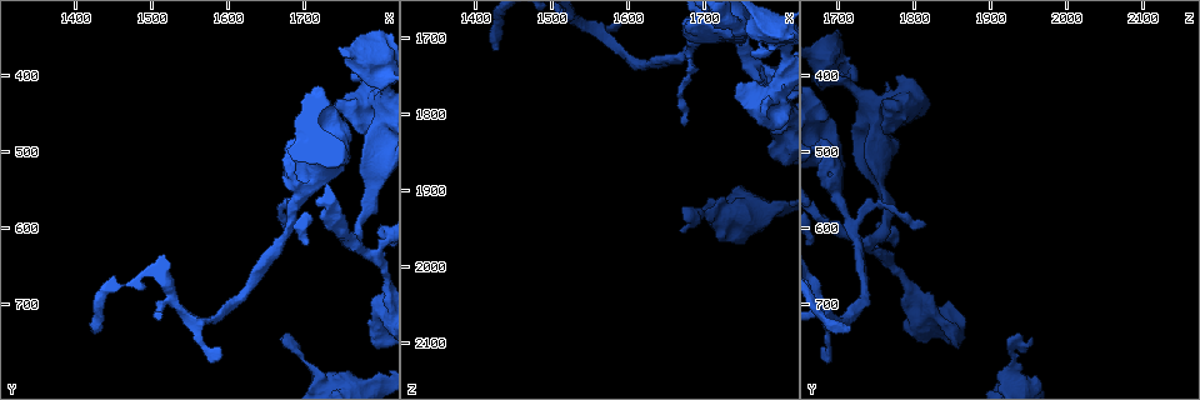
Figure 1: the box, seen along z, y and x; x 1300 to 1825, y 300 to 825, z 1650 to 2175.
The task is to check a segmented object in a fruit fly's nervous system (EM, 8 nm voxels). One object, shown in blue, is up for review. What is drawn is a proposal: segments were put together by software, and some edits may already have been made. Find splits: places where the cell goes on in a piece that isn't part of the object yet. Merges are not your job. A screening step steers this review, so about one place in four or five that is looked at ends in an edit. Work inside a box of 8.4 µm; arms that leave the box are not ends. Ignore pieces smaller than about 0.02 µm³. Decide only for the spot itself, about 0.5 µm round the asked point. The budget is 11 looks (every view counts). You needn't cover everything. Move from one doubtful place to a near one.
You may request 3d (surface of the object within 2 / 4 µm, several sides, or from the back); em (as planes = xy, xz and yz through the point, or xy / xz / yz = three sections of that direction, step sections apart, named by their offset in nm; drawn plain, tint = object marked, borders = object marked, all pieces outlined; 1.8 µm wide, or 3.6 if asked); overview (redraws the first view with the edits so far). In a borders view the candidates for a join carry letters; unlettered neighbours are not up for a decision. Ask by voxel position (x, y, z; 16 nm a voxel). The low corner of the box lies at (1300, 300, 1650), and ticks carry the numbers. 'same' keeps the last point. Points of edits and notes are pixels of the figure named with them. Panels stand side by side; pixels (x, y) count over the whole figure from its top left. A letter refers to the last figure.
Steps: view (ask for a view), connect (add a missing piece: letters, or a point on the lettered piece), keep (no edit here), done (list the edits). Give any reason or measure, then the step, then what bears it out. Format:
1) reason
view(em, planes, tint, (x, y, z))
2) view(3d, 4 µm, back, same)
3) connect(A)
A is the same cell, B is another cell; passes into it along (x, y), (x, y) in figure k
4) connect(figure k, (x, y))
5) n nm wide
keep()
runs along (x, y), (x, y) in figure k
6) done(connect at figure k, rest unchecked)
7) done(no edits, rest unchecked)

tapers out
view(3d, 2 µm, (1675, 745, 1955))

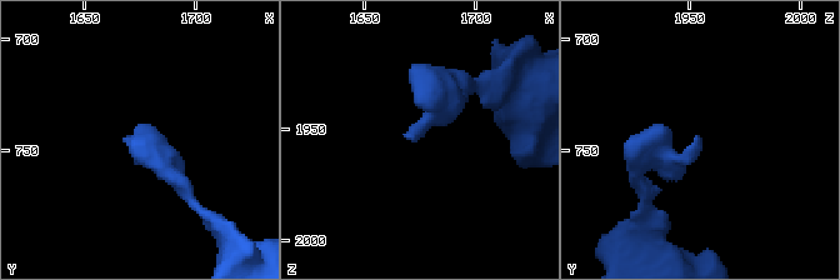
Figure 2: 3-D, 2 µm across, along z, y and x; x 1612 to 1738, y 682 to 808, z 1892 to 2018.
now the EM
view(em, xz, step 8, borders, (1671, 746, 1955))

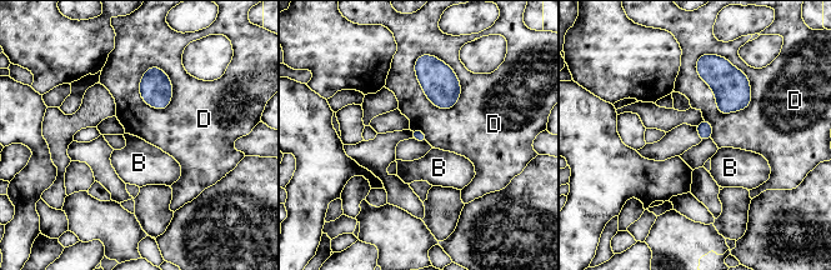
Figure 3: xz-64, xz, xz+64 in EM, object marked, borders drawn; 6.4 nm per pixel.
view(em, planes, borders, same)

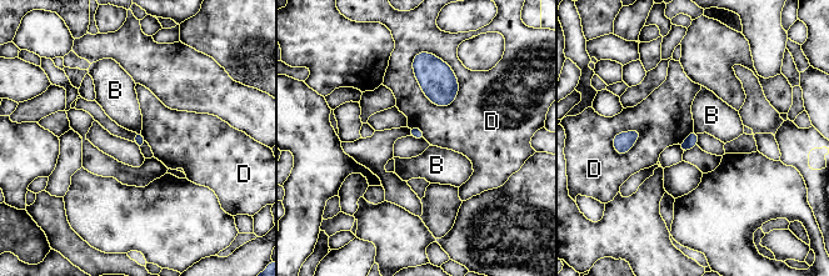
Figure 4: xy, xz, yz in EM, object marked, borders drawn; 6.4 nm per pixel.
keep()
B and D are other cells; border along (135, 131), (140, 134) in figure 4; none of them fits

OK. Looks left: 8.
branch stops here
view(em, xz, step 16, borders, (1740, 430, 1765))

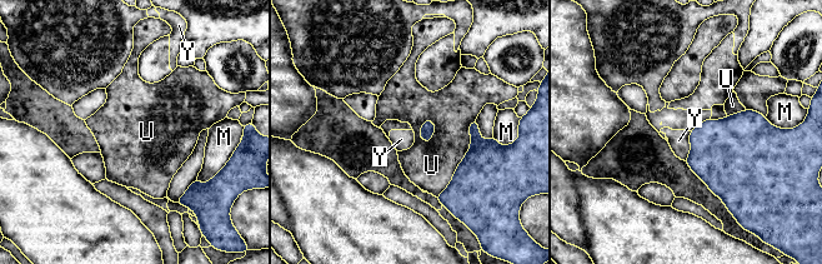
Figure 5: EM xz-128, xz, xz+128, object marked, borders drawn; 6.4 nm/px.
connect(figure 5, (431, 165))
U is the same cell, M and Y are other cells; it goes on there

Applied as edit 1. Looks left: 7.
view(overview)

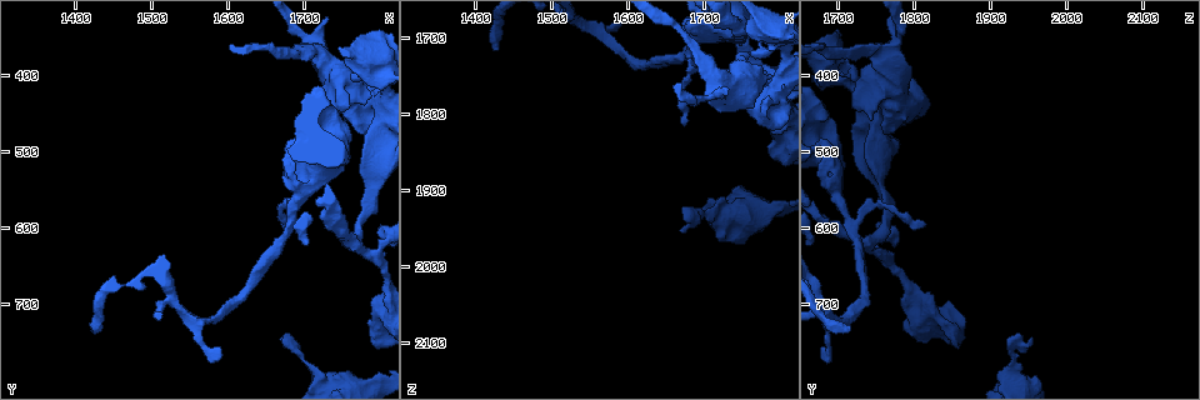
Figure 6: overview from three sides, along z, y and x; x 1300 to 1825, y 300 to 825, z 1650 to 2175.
closes a loop
view(em, planes, borders, (1685, 545, 1685))

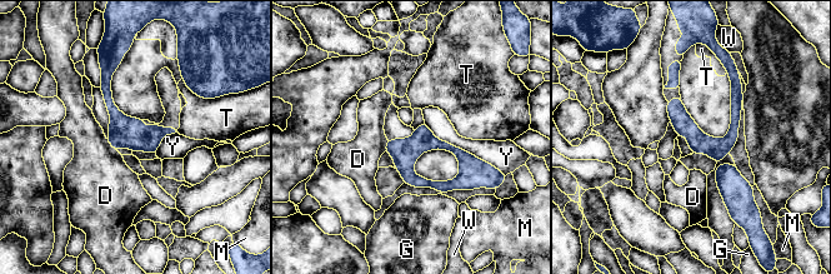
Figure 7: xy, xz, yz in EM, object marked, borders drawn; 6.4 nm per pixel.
140 nm wide
keep()
D, G, M, T, W and Y are other cells; border along (424, 123), (439, 139), (494, 167) in figure 7; no lettered piece goes on from it

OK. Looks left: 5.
thin neck
view(em, xz, step 4, tint, (1760, 615, 1740))

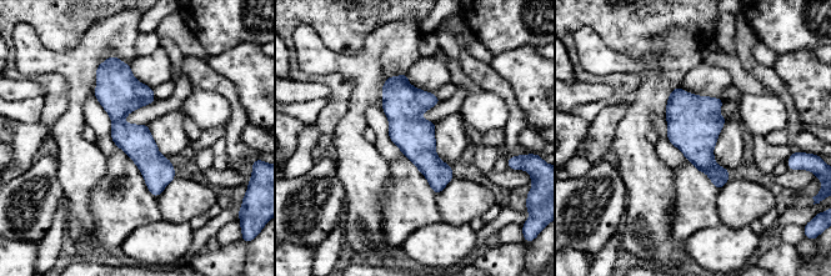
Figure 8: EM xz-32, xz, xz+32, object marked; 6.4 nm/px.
view(em, xy, step 4, tint, same)

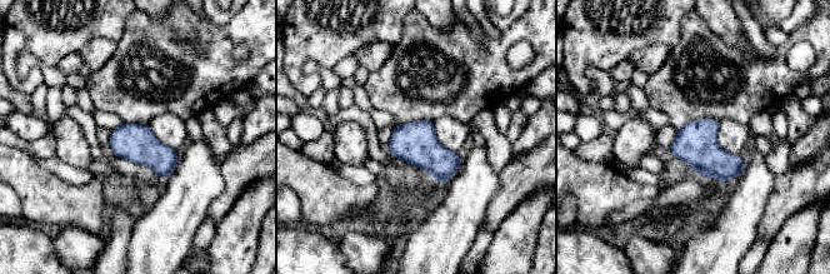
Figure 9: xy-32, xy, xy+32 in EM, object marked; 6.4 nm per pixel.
view(em, xy, step 4, borders, same)

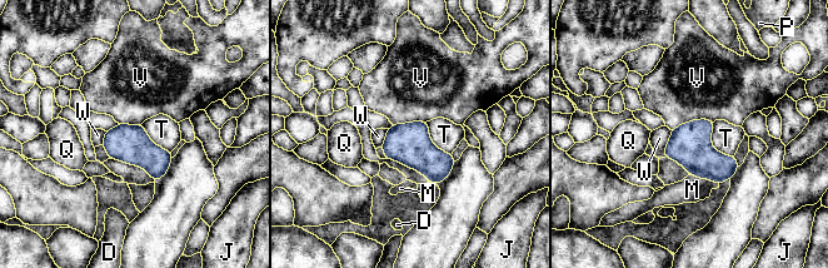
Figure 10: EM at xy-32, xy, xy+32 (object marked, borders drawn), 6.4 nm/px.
240 nm wide
keep()
D, J, M, P, Q, T, V and W are other cells; none of them fits

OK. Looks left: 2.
done(connect at figure 5, rest unchecked)

